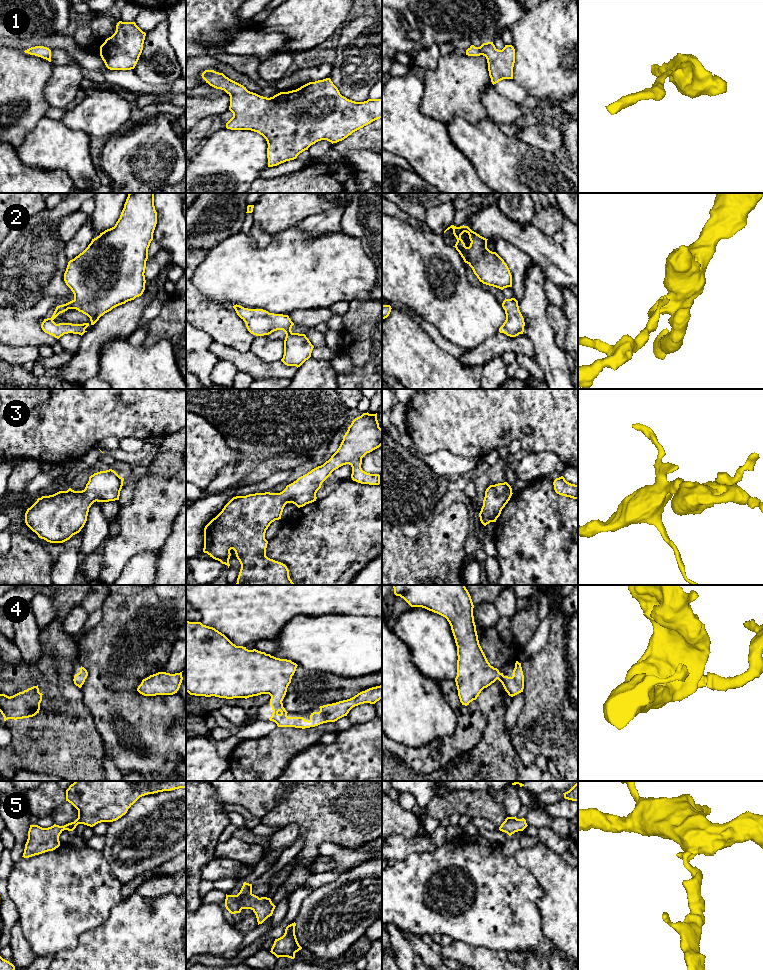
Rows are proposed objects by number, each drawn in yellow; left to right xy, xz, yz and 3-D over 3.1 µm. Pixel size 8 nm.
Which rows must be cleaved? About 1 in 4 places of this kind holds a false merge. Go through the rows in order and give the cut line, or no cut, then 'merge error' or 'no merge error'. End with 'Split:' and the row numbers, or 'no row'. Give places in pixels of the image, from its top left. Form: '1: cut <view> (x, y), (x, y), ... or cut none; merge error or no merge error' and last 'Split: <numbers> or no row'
1: cut none; no merge error
2: cut none; no merge error
3: cut none; no merge error
4: cut none; no merge error
5: cut none; no merge error
Split: no row

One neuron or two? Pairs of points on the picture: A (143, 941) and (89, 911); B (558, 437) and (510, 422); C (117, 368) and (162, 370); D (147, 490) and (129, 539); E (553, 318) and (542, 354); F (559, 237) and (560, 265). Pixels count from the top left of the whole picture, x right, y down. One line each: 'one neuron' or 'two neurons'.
A: two neurons
B: one neuron
C: one neuron
D: one neuron
E: two neurons
F: two neurons

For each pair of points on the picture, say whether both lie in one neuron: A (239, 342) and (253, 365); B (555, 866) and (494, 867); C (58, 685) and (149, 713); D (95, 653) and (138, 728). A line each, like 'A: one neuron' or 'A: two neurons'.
A: two neurons
B: two neurons
C: two neurons
D: one neuron

